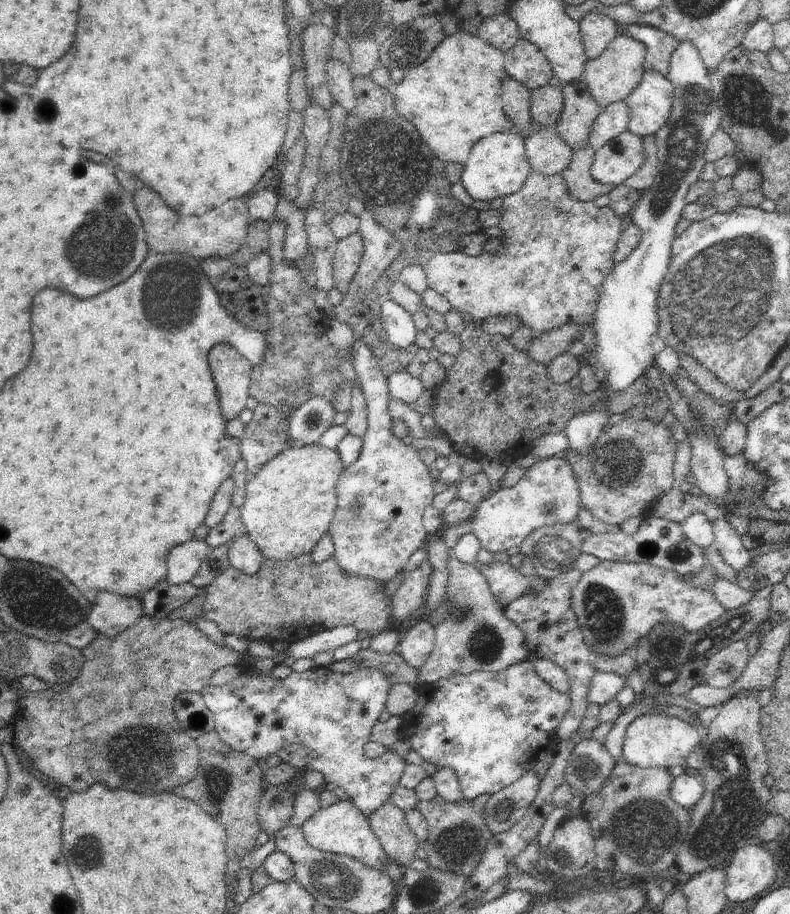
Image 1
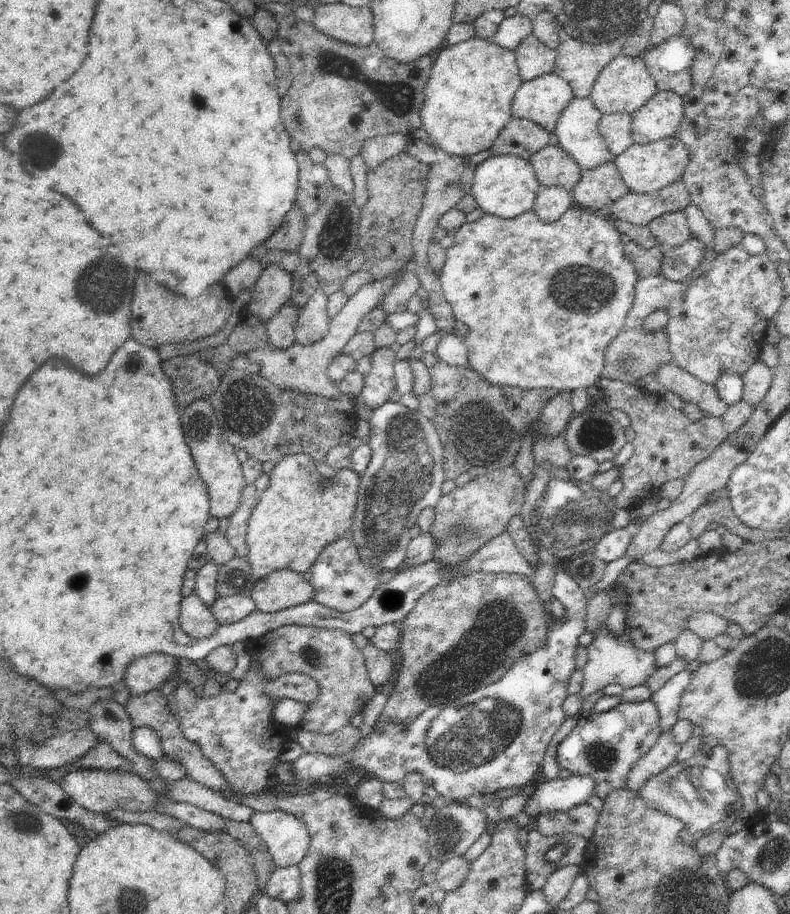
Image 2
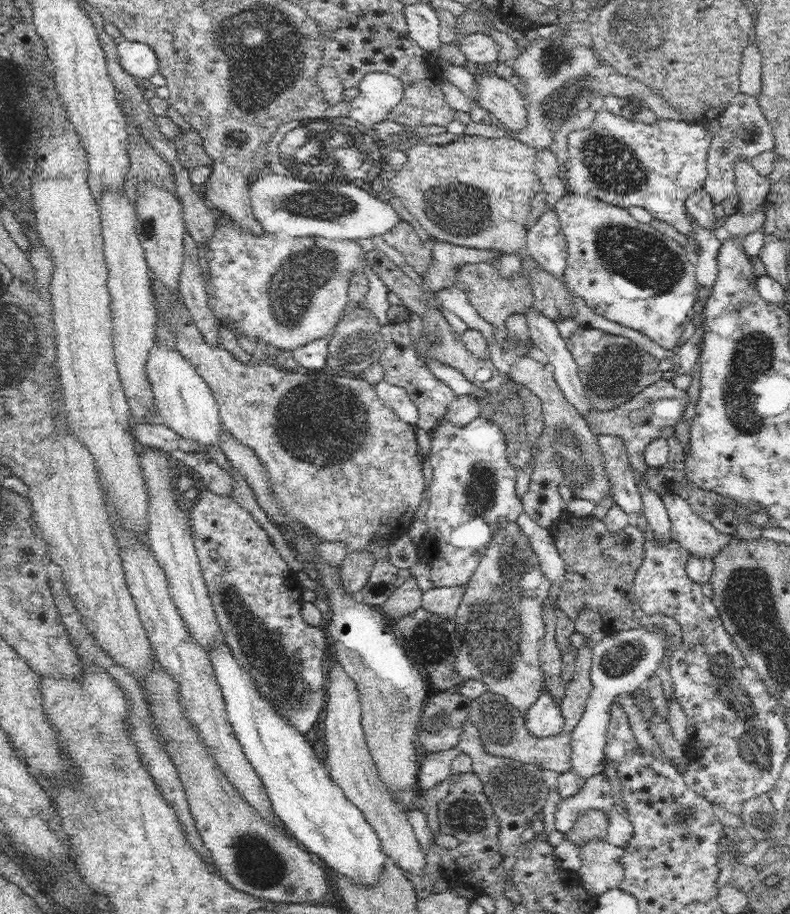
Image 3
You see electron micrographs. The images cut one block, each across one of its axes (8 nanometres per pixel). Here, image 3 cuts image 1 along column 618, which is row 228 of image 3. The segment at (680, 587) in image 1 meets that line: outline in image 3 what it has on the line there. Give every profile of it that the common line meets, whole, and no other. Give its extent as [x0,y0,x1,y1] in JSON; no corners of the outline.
[553,190,699,350]

